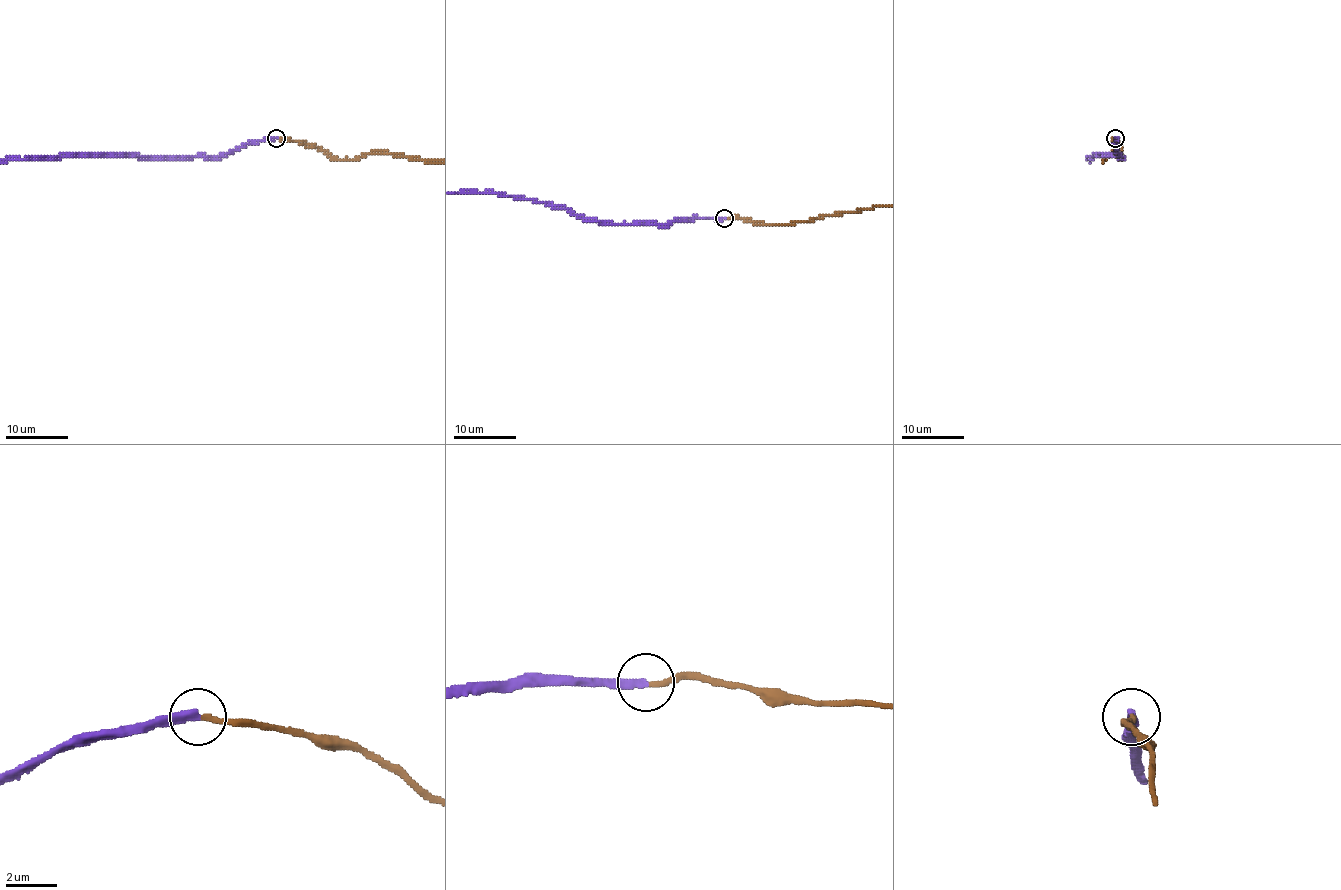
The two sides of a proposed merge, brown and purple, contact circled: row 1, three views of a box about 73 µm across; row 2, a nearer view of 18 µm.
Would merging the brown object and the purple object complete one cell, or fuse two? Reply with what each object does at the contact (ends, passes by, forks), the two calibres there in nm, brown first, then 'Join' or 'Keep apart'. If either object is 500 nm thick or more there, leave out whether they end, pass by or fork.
At the ring brown ends. At the ring purple ends. Thickness 200 nm (brown) against 320 nm. Keep apart

